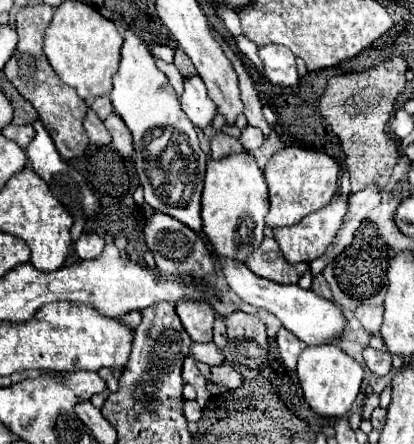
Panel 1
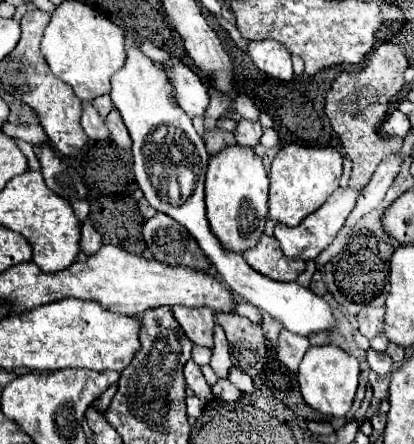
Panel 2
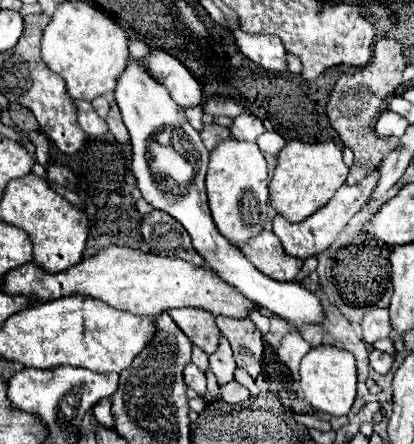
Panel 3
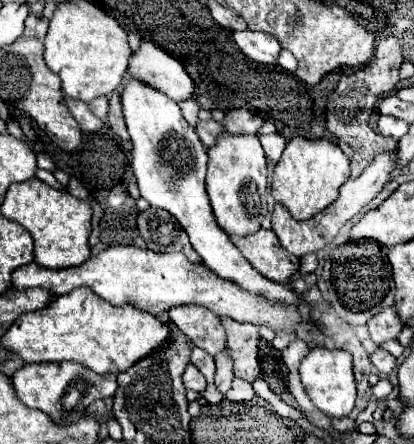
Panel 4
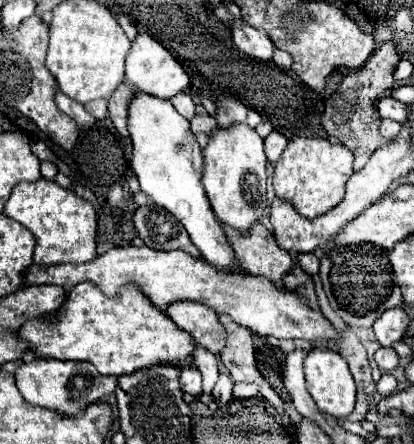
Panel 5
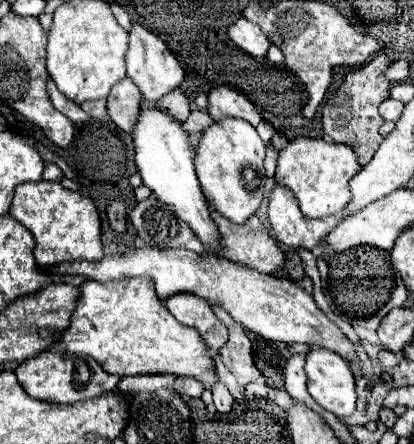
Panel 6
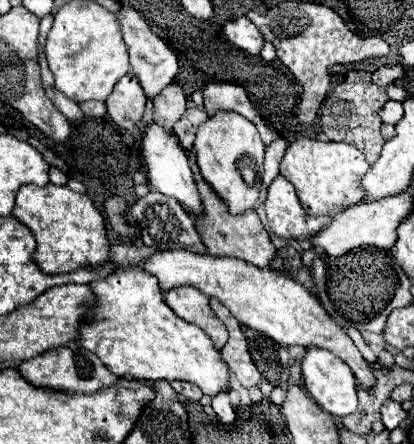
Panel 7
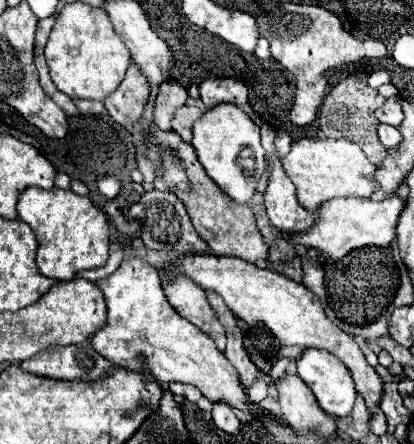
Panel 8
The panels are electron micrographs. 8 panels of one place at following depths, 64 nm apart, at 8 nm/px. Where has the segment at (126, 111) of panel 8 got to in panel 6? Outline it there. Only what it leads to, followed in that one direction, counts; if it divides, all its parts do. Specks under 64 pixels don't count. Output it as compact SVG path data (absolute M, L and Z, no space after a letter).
M128 78L118 82L108 94L108 104L106 104L108 114L112 122L126 134L132 132L132 124L136 120L136 108L140 108L140 100L142 100L140 90Z

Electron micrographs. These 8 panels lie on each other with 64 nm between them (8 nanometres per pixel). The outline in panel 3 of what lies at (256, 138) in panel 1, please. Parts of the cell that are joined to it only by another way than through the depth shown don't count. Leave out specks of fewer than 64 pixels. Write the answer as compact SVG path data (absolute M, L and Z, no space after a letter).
M240 114L234 118L230 132L236 140L256 142L256 138L264 132L264 126L262 126L262 120L256 118L254 114Z

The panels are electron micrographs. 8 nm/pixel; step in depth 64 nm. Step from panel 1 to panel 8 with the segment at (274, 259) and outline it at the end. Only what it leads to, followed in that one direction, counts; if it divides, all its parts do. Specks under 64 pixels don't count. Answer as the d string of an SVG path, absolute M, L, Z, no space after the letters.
M154 124L148 130L148 144L158 142L164 146L170 146L178 152L178 156L184 160L186 164L186 174L190 178L190 192L186 192L184 196L178 194L178 198L184 202L188 216L198 232L198 236L210 246L212 254L216 256L236 256L236 258L244 258L246 262L252 264L264 264L268 258L268 244L264 242L264 236L260 234L258 226L256 226L256 218L252 214L252 210L248 206L238 206L232 204L232 200L228 200L228 196L224 196L224 192L220 192L220 188L216 188L216 184L212 184L212 180L208 180L204 168L200 168L200 162L196 158L196 152L192 148L192 144L182 142L182 138L176 132L162 132L160 128L156 128Z

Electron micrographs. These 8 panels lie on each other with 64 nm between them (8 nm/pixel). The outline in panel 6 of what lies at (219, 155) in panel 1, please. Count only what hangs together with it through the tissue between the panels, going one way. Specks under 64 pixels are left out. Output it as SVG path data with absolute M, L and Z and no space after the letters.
M194 110L194 112L190 114L190 118L184 122L184 128L190 132L190 140L192 140L194 146L198 146L198 142L200 142L200 138L202 138L202 132L204 132L206 128L210 128L212 124L214 124L214 120L212 120L210 114L204 112L204 110Z

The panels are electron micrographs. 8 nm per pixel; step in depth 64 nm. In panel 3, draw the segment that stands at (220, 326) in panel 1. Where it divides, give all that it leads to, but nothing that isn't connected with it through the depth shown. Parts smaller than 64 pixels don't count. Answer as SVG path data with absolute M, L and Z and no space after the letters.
M220 336L220 344L216 348L216 352L210 356L210 370L216 374L218 384L226 384L234 378L234 370L236 370L236 362L232 358L232 350L230 344L224 336Z

